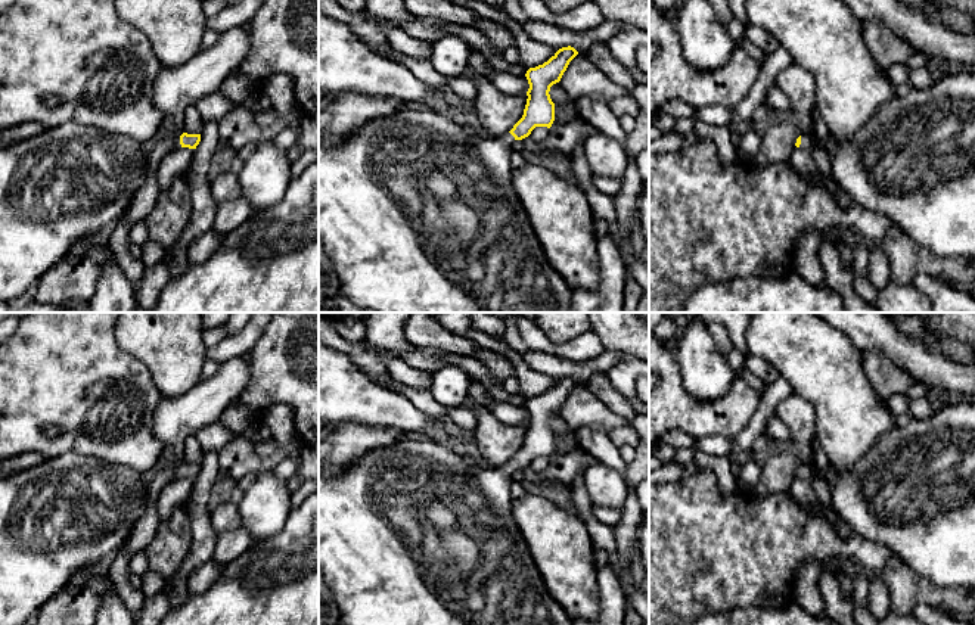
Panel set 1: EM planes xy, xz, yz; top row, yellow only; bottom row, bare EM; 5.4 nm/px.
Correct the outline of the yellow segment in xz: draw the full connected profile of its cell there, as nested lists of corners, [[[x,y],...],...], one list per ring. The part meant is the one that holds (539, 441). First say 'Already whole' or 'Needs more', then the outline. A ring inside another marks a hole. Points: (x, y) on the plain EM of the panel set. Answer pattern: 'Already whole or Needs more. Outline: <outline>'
Needs more. Outline: [[[568,376],[559,379],[547,392],[530,398],[525,404],[530,419],[522,448],[513,458],[497,467],[479,466],[471,470],[466,461],[445,442],[397,439],[391,445],[375,448],[353,463],[344,473],[326,478],[319,470],[319,572],[326,585],[333,591],[341,625],[572,625],[572,618],[550,596],[544,581],[530,554],[527,542],[512,514],[510,478],[515,470],[522,470],[535,457],[550,458],[555,451],[555,433],[550,417],[561,411],[569,392],[578,382]]]

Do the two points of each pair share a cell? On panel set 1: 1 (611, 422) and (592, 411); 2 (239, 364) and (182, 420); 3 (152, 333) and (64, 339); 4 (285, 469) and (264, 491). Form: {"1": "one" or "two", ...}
{"1": "one", "2": "one", "3": "two", "4": "two"}

